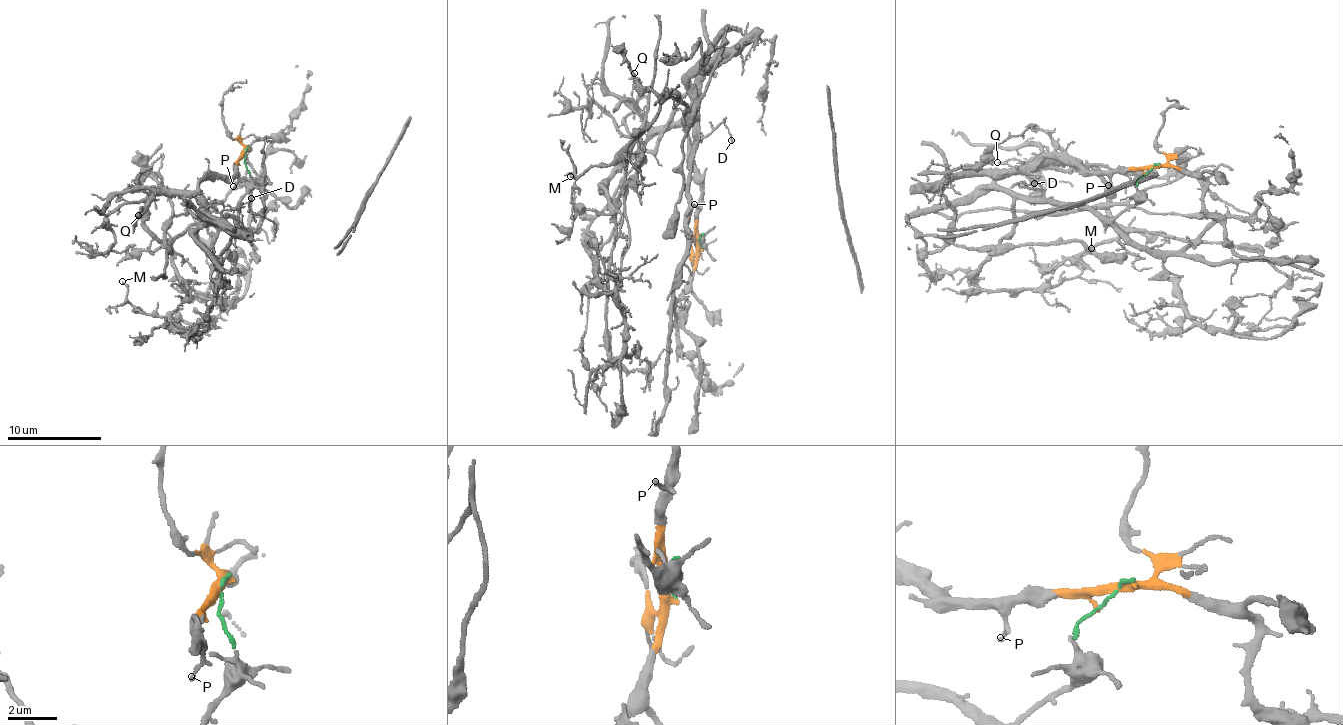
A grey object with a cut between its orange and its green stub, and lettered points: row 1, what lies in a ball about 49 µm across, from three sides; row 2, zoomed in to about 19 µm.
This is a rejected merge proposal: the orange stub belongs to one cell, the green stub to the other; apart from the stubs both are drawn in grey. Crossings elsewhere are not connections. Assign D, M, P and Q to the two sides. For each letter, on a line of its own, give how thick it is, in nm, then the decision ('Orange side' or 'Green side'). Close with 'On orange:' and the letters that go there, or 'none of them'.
D: Thickness 130 nm. Green side
M: Thickness 150 nm. Green side
P: Thickness 170 nm. Orange side
Q: Thickness 170 nm. Orange side
On orange: P, Q

